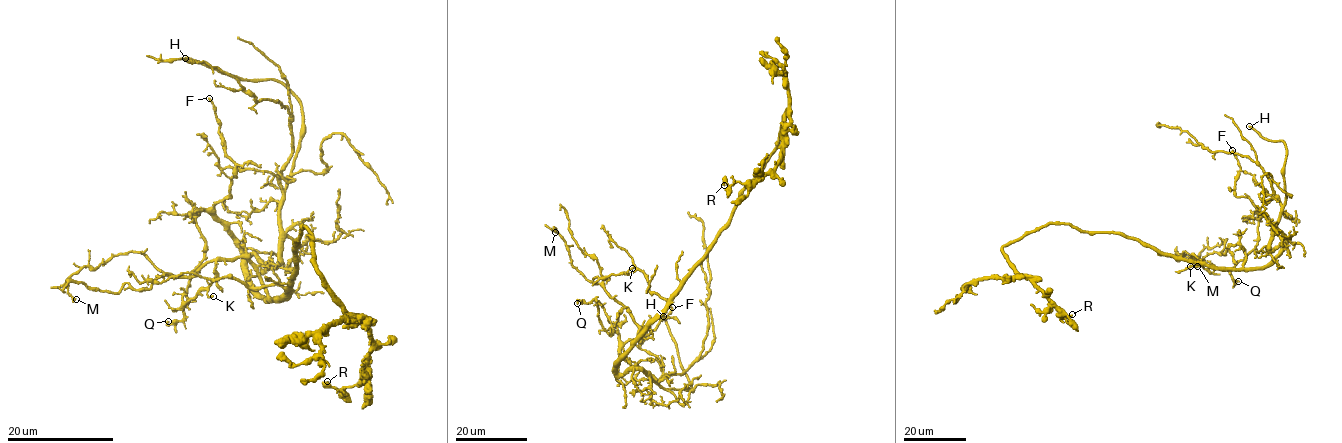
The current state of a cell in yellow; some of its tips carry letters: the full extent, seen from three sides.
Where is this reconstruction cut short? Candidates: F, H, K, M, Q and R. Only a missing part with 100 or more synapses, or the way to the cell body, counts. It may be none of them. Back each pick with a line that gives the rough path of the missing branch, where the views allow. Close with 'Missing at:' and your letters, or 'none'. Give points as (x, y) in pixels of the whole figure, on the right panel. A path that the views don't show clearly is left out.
H: Course of what is missing: (1249, 126), (1237, 123), (1228, 115), (1183, 104), (1153, 66)
Missing at: H

